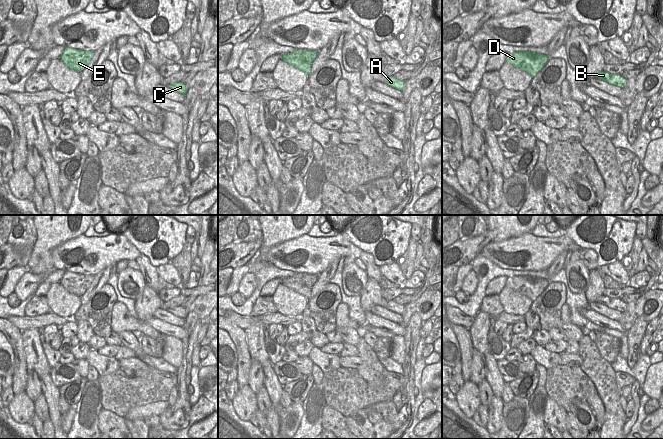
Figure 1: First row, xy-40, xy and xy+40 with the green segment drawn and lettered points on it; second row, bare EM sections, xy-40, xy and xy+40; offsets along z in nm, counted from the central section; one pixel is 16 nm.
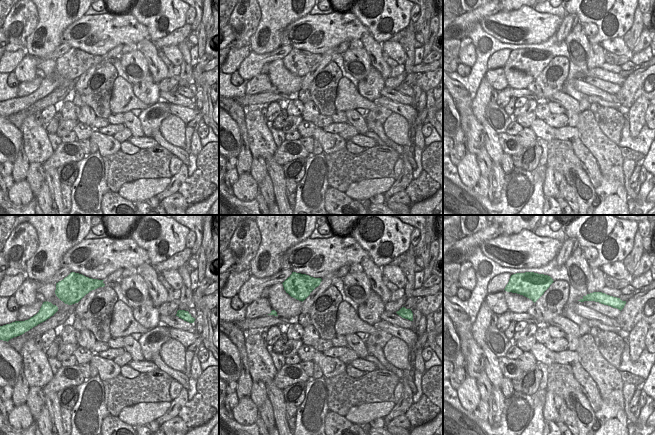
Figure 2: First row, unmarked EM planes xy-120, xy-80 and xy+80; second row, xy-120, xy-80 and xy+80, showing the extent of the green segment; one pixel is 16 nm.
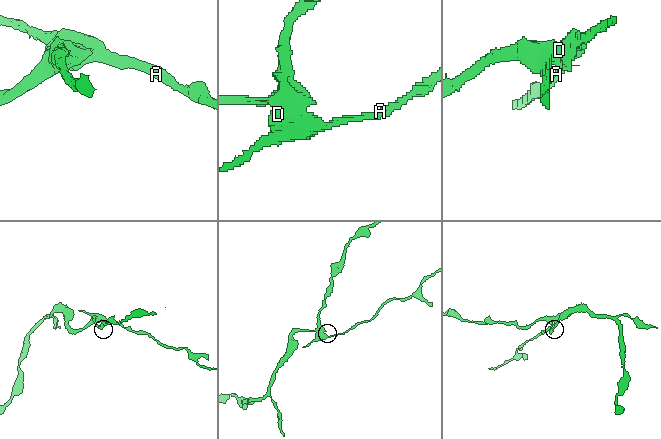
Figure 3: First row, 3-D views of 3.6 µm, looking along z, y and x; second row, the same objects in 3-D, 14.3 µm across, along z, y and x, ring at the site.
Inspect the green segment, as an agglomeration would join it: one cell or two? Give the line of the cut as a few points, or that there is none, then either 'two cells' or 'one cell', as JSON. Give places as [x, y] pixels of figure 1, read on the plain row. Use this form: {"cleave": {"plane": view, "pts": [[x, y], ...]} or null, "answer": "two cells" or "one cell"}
{"cleave": {"plane": "xy", "pts": [[292, 276], [300, 276], [311, 288]]}, "answer": "two cells"}

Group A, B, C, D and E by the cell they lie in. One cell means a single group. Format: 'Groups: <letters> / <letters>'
Groups: A B C D / E.

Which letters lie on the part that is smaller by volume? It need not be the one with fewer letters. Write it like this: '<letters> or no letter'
A, B, C, D

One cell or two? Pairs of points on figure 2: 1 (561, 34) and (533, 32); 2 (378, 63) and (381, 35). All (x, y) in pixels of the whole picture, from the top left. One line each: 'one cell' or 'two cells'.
1: two cells
2: two cells

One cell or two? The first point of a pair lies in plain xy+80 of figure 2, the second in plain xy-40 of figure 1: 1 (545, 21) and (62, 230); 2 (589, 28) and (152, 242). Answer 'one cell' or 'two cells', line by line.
1: two cells
2: two cells

